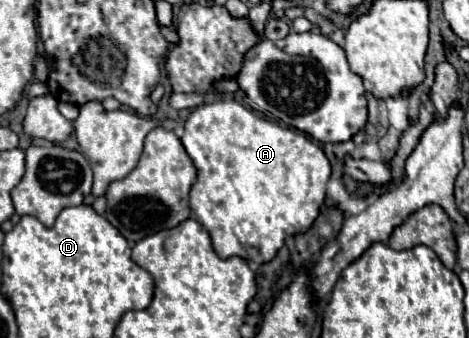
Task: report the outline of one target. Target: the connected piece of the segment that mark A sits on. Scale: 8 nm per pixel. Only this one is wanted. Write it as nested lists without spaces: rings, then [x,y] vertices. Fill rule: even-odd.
[[[220,99],[220,101],[214,101],[214,103],[206,103],[206,105],[200,105],[196,107],[188,119],[186,119],[186,125],[184,125],[184,137],[182,137],[182,145],[186,147],[188,155],[192,157],[194,161],[194,167],[198,169],[198,179],[196,183],[192,185],[190,189],[190,207],[192,211],[196,213],[196,221],[200,221],[200,225],[204,225],[204,229],[208,229],[210,237],[212,237],[212,245],[216,249],[216,253],[222,257],[222,259],[228,259],[228,257],[242,257],[248,261],[248,249],[250,247],[258,247],[260,249],[260,257],[264,263],[272,261],[274,255],[280,251],[280,247],[286,243],[288,237],[292,235],[300,235],[300,233],[306,233],[314,219],[320,215],[320,209],[324,205],[324,197],[326,197],[326,185],[328,185],[328,179],[332,175],[332,169],[330,169],[330,161],[328,157],[324,155],[322,147],[315,141],[312,141],[304,133],[296,133],[294,129],[281,126],[275,121],[265,119],[260,114],[254,112],[250,108],[242,107],[238,101],[234,99]]]

